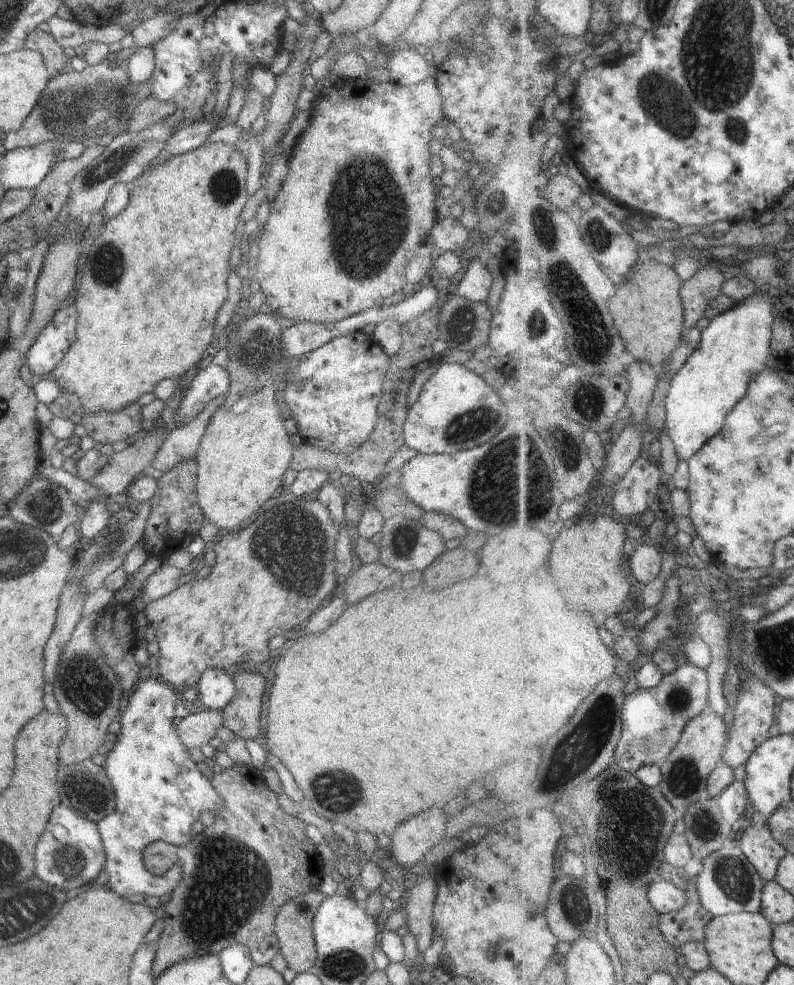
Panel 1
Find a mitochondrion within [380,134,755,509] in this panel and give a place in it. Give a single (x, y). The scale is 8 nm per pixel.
(598, 344)

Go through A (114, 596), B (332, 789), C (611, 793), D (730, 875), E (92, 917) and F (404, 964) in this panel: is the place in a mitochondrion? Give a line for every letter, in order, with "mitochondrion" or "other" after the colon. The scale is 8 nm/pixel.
A: other
B: mitochondrion
C: mitochondrion
D: mitochondrion
E: other
F: other

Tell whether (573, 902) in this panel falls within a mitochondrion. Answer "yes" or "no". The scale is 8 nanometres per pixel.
yes

